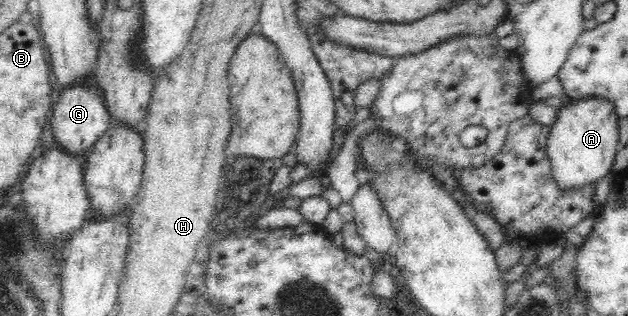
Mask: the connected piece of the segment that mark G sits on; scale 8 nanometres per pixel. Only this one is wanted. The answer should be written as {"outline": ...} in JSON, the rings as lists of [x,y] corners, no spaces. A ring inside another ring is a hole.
{"outline":[[[93,76],[84,84],[75,84],[60,92],[59,100],[53,106],[52,119],[50,120],[55,146],[61,148],[69,156],[83,156],[94,147],[96,141],[104,136],[111,127],[109,112],[101,100],[101,90]]]}

